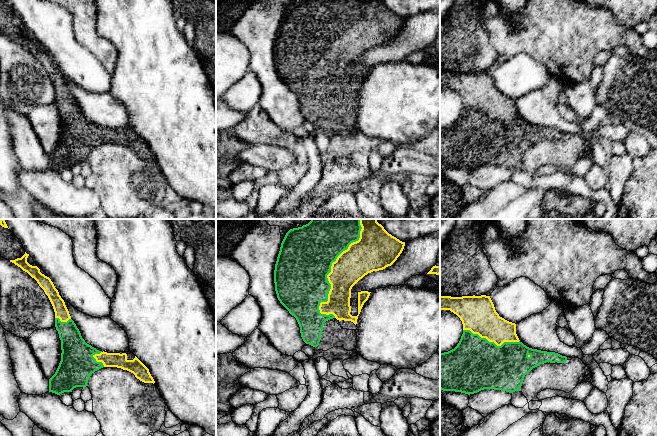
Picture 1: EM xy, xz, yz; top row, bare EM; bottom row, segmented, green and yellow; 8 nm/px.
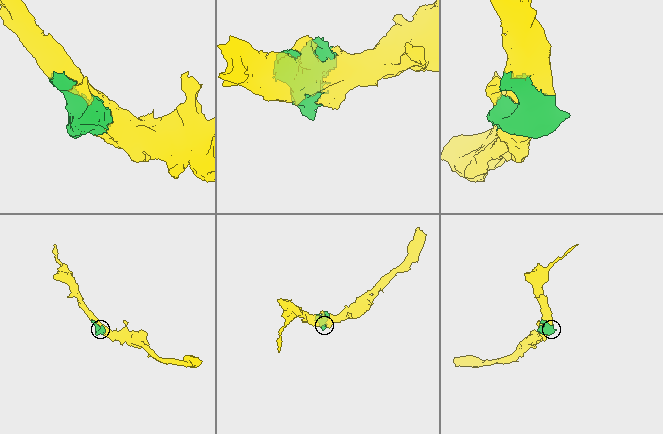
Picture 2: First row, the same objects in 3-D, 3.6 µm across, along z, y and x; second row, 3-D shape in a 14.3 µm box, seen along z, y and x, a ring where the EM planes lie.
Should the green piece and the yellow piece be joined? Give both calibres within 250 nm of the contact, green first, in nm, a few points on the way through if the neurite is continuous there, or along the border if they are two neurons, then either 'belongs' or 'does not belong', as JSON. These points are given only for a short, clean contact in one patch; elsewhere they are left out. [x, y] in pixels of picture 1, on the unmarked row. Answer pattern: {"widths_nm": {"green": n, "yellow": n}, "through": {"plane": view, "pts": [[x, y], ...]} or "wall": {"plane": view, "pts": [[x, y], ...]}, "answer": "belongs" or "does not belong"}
{"widths_nm": {"green": 440, "yellow": 260}, "answer": "belongs"}

